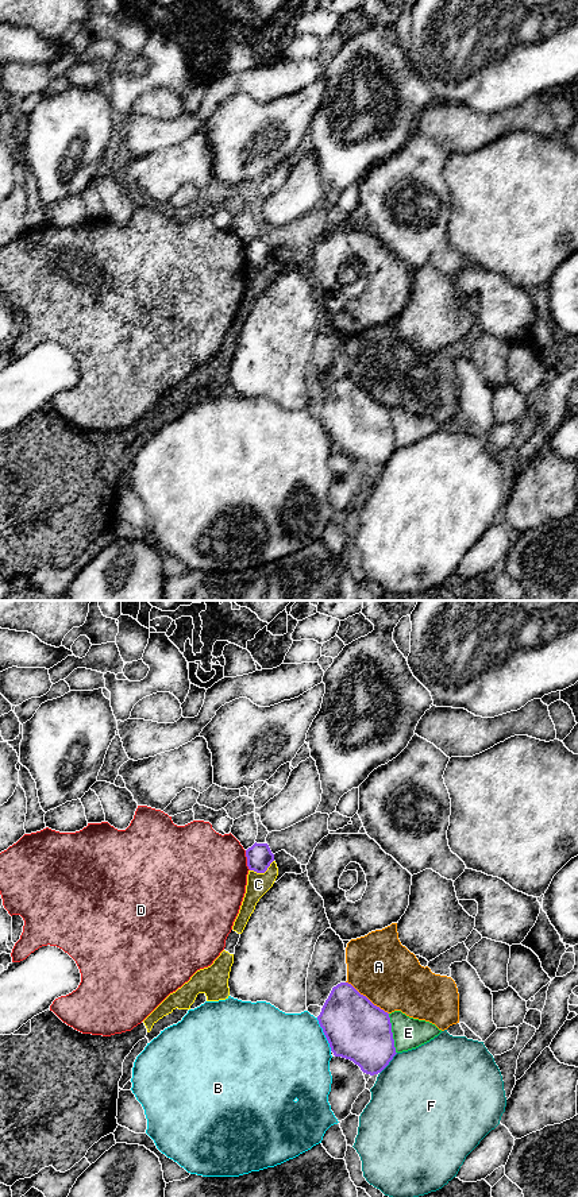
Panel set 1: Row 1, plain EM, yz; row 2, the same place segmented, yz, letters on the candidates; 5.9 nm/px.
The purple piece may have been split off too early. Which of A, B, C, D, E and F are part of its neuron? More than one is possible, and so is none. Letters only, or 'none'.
none

